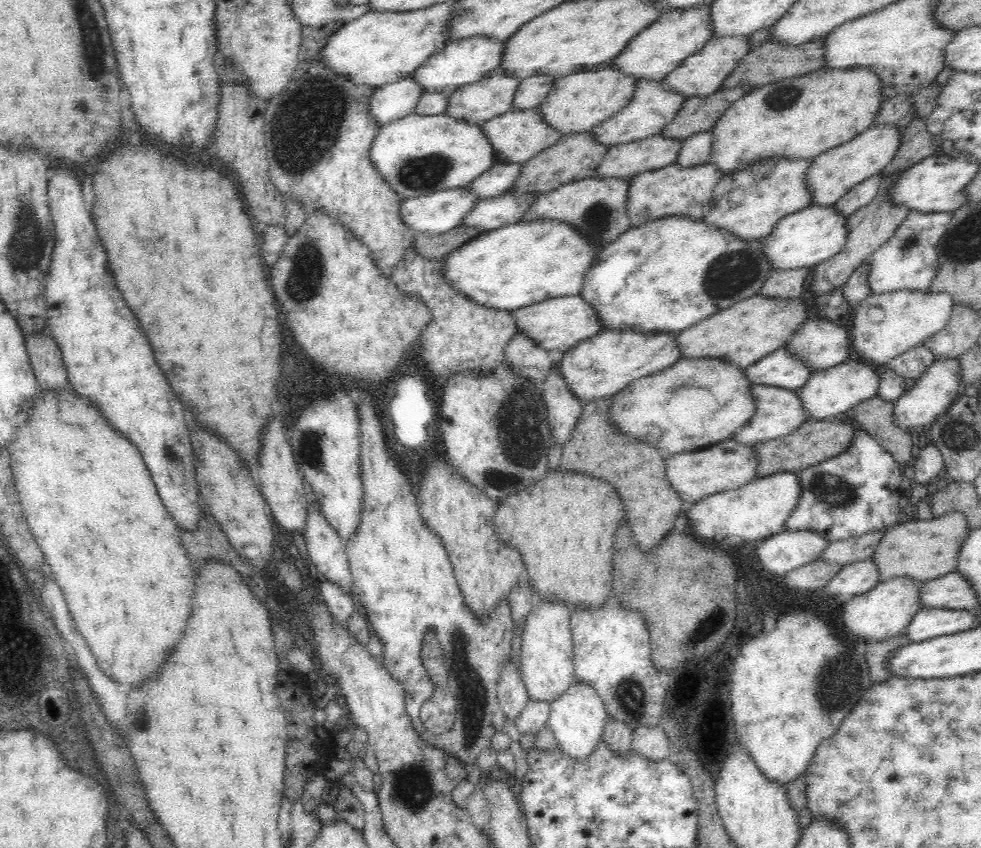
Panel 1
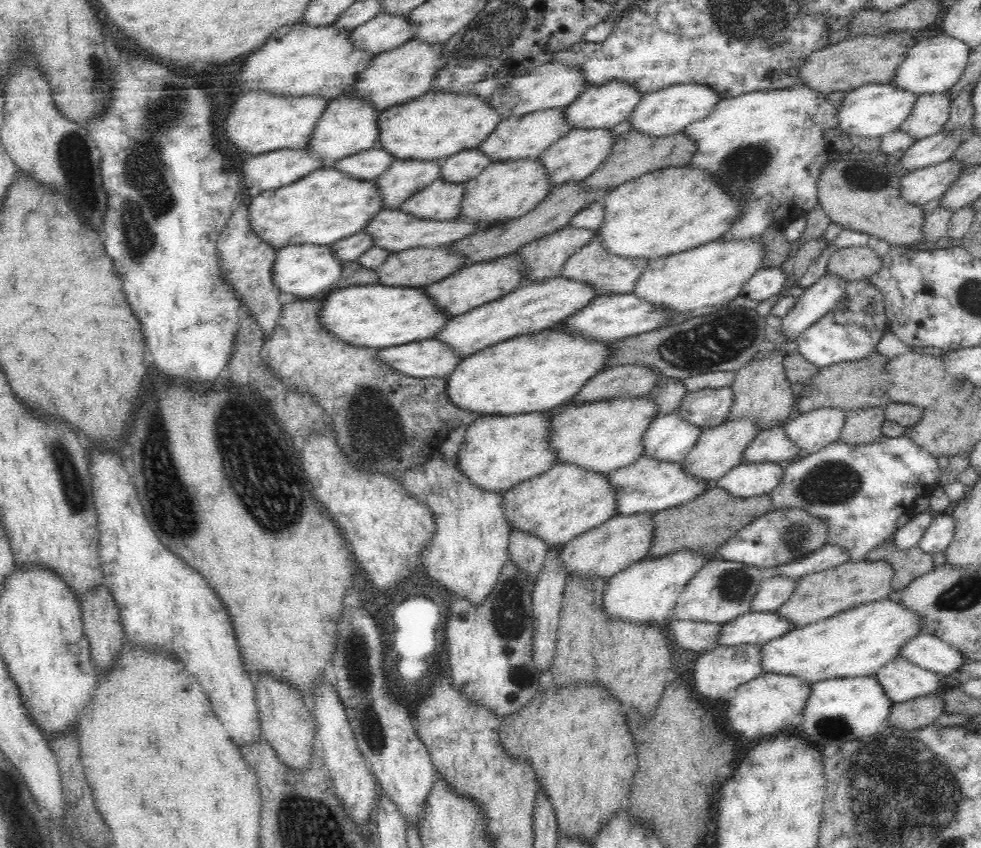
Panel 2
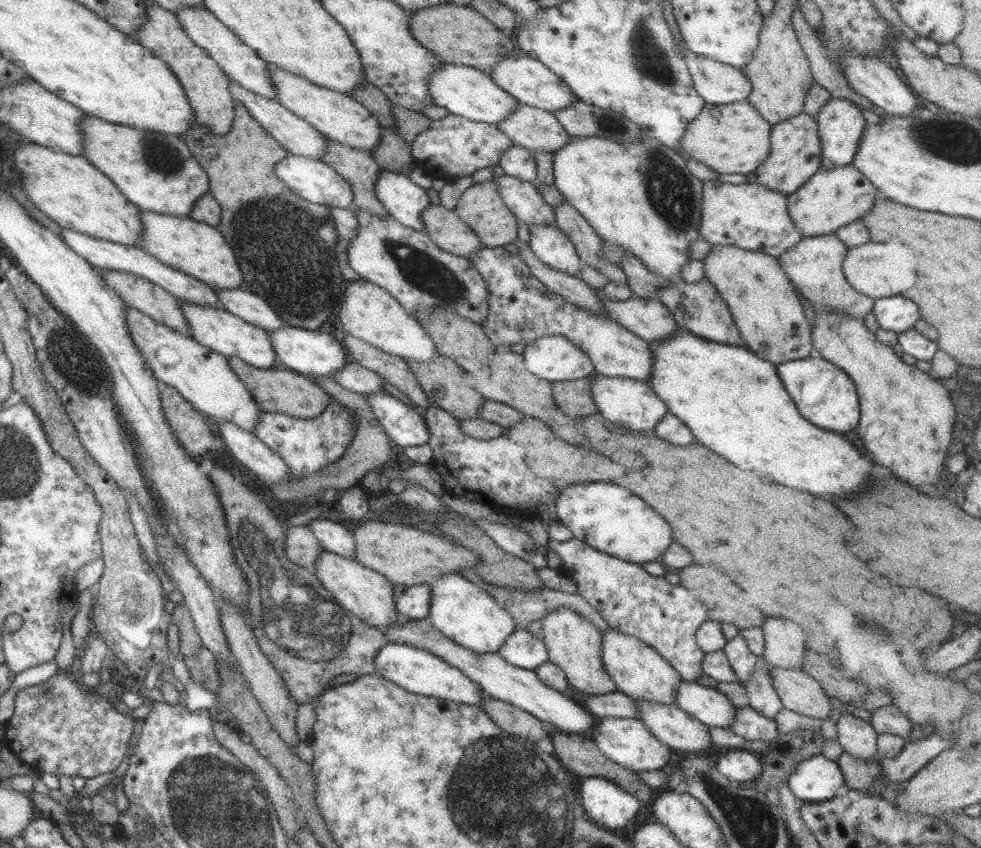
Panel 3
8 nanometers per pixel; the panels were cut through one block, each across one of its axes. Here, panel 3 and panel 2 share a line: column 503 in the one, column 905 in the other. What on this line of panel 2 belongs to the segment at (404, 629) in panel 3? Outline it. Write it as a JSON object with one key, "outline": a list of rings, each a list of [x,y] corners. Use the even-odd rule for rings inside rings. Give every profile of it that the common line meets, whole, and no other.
{"outline":[[[900,657],[890,659],[874,675],[892,705],[930,696],[938,690],[941,678]]]}

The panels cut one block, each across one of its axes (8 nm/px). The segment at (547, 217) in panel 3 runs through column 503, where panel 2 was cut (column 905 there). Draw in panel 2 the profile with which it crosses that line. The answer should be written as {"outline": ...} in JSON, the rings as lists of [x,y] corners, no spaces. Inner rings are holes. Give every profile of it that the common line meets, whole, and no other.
{"outline":[[[946,160],[941,164],[910,172],[900,178],[899,197],[912,206],[924,206],[939,199],[959,176],[961,162]]]}

